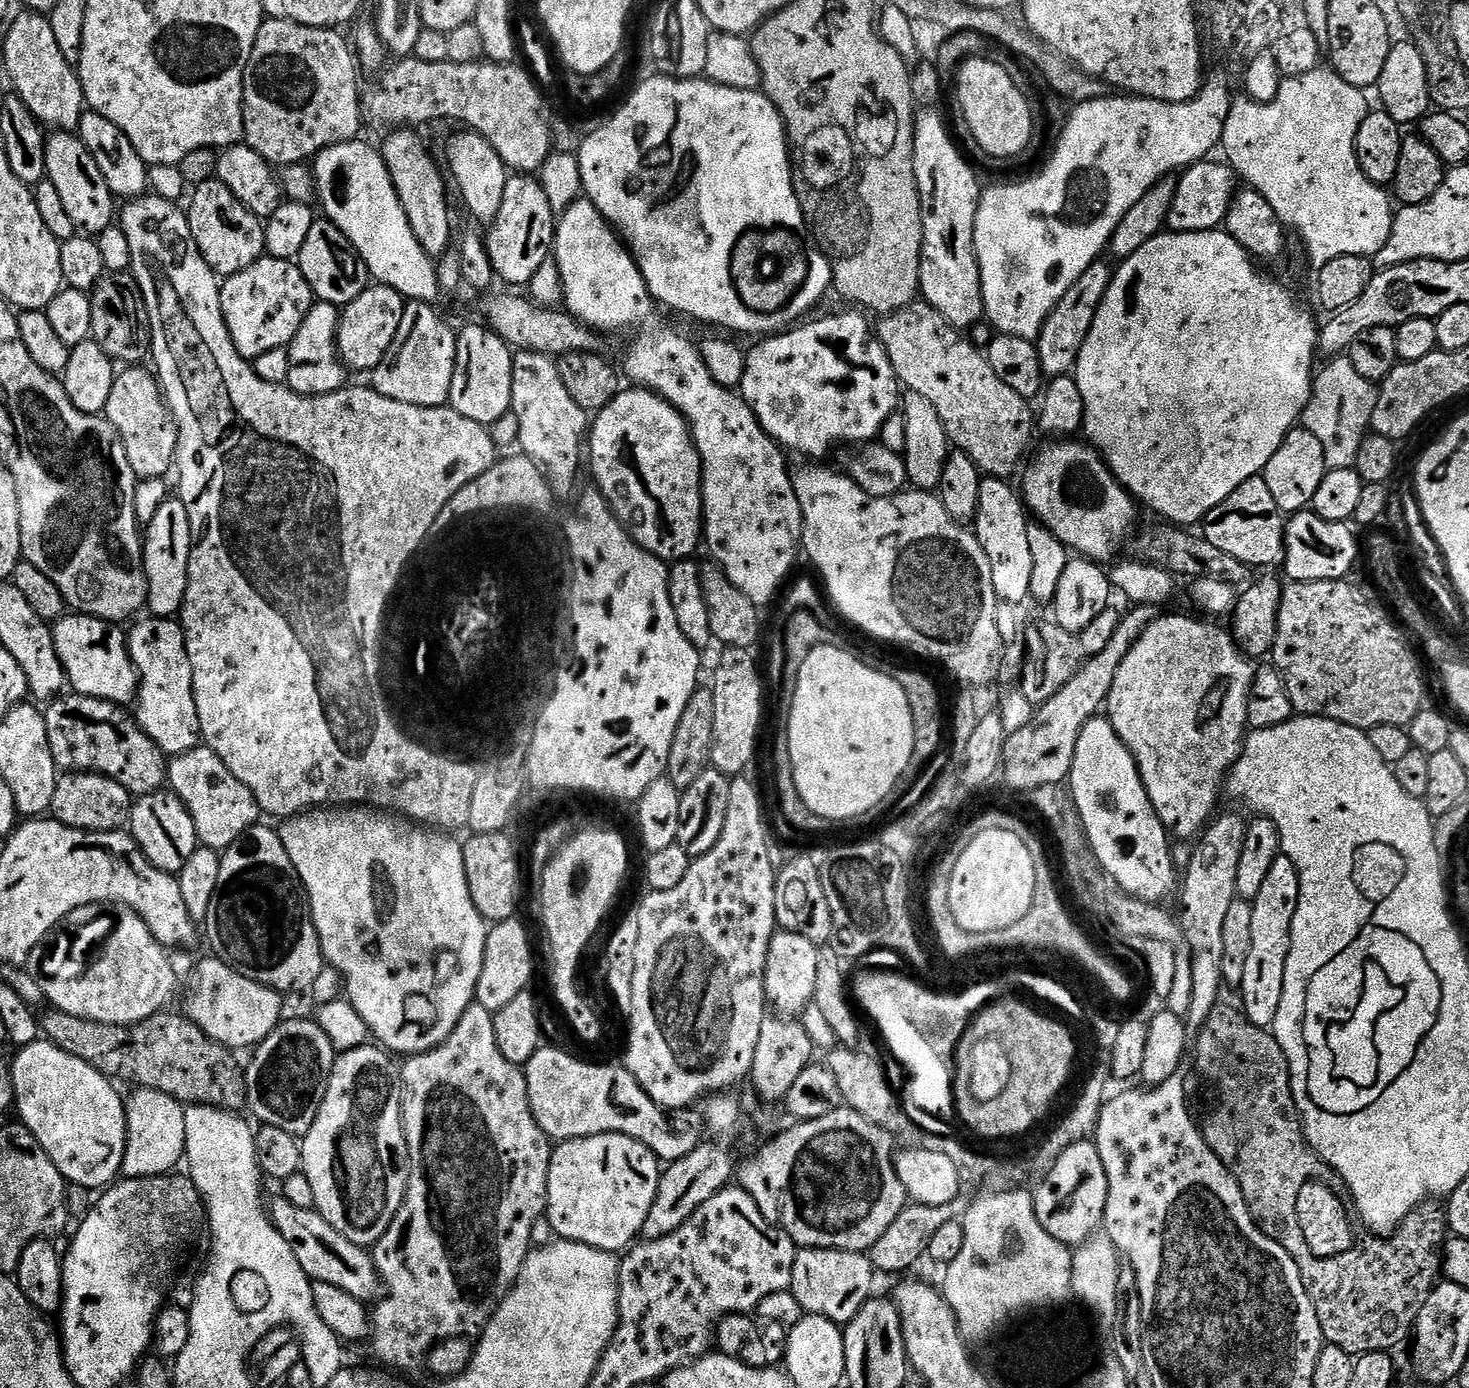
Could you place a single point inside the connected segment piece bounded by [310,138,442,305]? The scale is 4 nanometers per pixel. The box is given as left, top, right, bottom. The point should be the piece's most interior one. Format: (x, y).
(352, 182)

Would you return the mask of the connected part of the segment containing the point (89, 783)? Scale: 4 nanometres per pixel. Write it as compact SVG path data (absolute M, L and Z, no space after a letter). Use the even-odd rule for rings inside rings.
M65 772L56 781L50 816L67 828L83 832L114 832L129 823L133 803L132 793L109 776L98 772Z

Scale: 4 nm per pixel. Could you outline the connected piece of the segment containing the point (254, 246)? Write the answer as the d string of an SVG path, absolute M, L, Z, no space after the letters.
M213 178L195 185L191 192L192 201L186 204L190 234L202 258L217 277L227 278L238 274L265 255L265 221L255 216L242 202L238 202L238 198L226 190L224 183Z

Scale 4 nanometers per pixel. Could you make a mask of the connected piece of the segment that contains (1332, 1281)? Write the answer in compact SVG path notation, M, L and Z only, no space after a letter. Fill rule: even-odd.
M1221 1002L1216 1005L1214 1010L1210 1010L1210 1014L1206 1018L1205 1024L1201 1030L1194 1037L1196 1043L1196 1068L1200 1072L1204 1072L1204 1076L1208 1079L1208 1084L1212 1087L1212 1092L1216 1095L1216 1101L1213 1102L1213 1112L1205 1118L1204 1124L1202 1120L1202 1135L1204 1141L1210 1146L1210 1150L1214 1150L1214 1154L1226 1166L1226 1170L1230 1170L1230 1174L1238 1182L1238 1186L1244 1195L1246 1206L1250 1210L1250 1214L1256 1219L1256 1225L1259 1226L1269 1236L1274 1238L1274 1242L1278 1242L1282 1246L1282 1250L1286 1250L1286 1254L1290 1254L1290 1258L1294 1258L1295 1265L1298 1266L1299 1278L1302 1279L1302 1284L1306 1288L1307 1294L1310 1295L1310 1300L1314 1302L1315 1314L1318 1315L1319 1326L1322 1328L1324 1341L1327 1345L1338 1347L1339 1350L1344 1350L1346 1354L1353 1358L1358 1356L1365 1356L1366 1354L1376 1352L1391 1353L1392 1348L1396 1348L1404 1339L1413 1335L1416 1326L1416 1316L1422 1310L1422 1306L1426 1302L1426 1298L1432 1289L1438 1283L1438 1277L1442 1272L1441 1252L1448 1232L1448 1222L1446 1219L1446 1212L1443 1207L1440 1208L1439 1203L1425 1202L1419 1204L1402 1223L1396 1227L1395 1232L1389 1237L1368 1236L1366 1240L1362 1239L1355 1243L1354 1246L1340 1255L1334 1255L1328 1258L1320 1258L1314 1256L1306 1239L1303 1238L1302 1227L1298 1222L1298 1211L1295 1210L1295 1204L1298 1202L1299 1191L1302 1190L1315 1176L1316 1171L1322 1168L1321 1161L1318 1159L1312 1147L1308 1145L1308 1139L1304 1137L1304 1126L1300 1118L1300 1112L1296 1108L1294 1102L1294 1094L1292 1093L1292 1079L1290 1078L1290 1066L1286 1062L1286 1054L1282 1050L1282 1046L1278 1046L1275 1035L1267 1028L1259 1028L1254 1026L1254 1022L1250 1022L1247 1016L1239 1007L1236 1008L1227 1002Z

